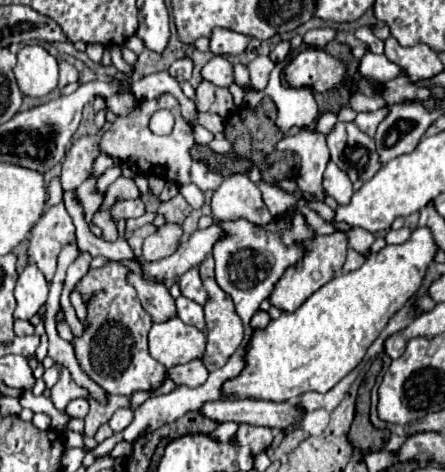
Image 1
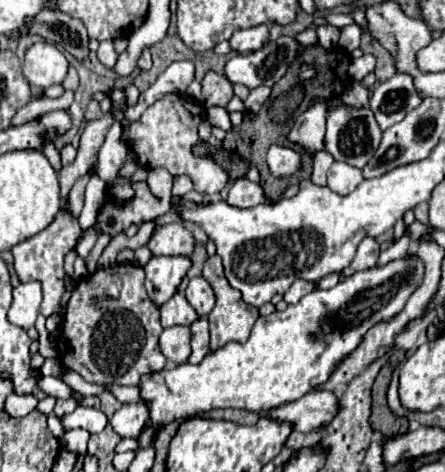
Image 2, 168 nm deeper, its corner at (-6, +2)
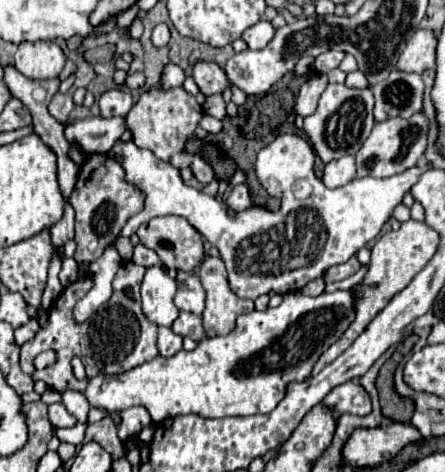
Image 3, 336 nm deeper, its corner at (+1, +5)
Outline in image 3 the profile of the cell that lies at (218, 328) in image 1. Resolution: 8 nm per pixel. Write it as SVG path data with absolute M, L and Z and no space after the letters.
M205 257L199 267L199 277L207 291L207 307L203 311L205 335L227 335L235 329L237 315L253 311L253 301L241 299L229 289L227 271L219 257Z

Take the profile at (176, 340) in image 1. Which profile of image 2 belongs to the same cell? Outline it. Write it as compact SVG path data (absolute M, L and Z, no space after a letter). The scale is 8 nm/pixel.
M188 326L166 328L160 336L160 350L170 362L184 364L190 356L190 328Z

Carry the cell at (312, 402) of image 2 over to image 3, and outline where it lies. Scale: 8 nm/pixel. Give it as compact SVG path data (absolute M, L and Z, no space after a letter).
M347 381L335 387L333 391L329 391L329 395L325 395L323 399L323 405L339 415L343 413L367 415L371 411L371 401L369 401L367 391L355 381Z

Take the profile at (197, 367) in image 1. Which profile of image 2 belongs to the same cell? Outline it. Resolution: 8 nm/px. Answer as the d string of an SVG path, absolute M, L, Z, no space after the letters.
M200 318L192 324L192 354L190 354L190 364L198 364L208 352L210 344L210 334L208 334L208 322L206 318Z

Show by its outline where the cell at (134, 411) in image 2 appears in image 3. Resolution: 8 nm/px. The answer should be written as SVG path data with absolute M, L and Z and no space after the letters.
M129 407L125 411L119 413L121 415L121 423L117 427L119 431L119 439L127 439L133 433L139 433L143 427L151 425L151 417L145 411L145 407Z

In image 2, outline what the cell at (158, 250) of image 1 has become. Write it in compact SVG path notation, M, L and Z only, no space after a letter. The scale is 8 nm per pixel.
M164 224L154 230L148 248L154 256L190 256L194 252L194 236L182 224Z

